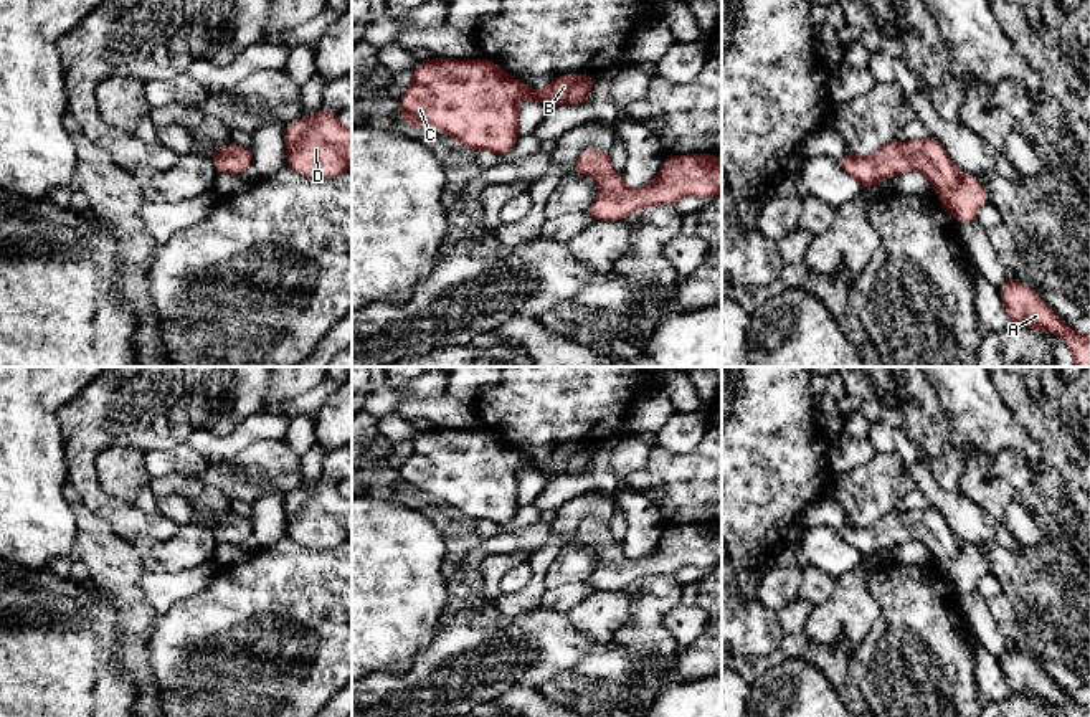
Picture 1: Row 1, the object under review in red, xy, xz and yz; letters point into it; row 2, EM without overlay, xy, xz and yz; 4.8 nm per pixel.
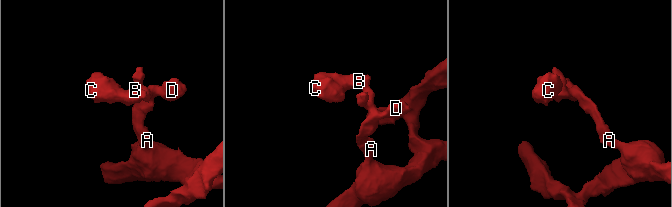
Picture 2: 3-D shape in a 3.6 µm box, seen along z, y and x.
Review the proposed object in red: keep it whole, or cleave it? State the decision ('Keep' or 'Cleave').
Keep

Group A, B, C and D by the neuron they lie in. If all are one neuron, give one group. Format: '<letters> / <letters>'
A B C D

